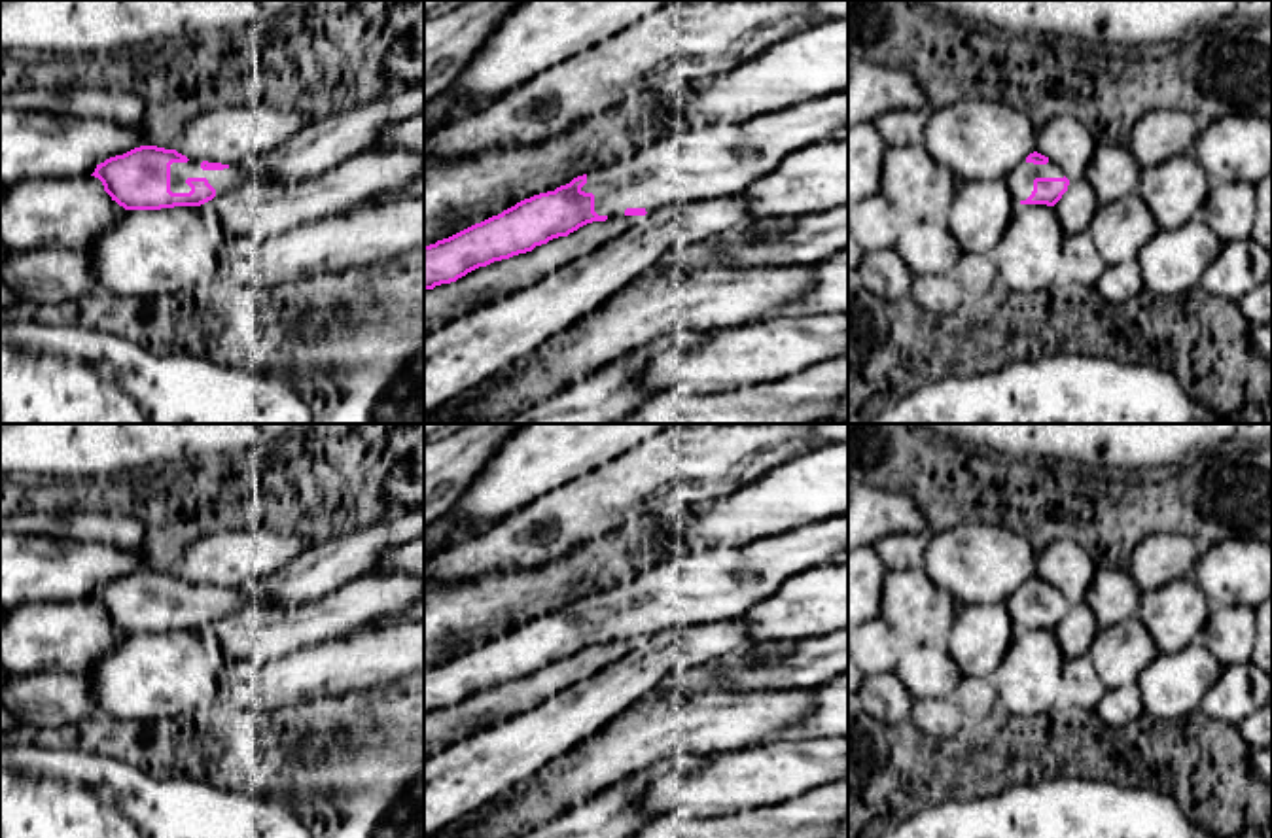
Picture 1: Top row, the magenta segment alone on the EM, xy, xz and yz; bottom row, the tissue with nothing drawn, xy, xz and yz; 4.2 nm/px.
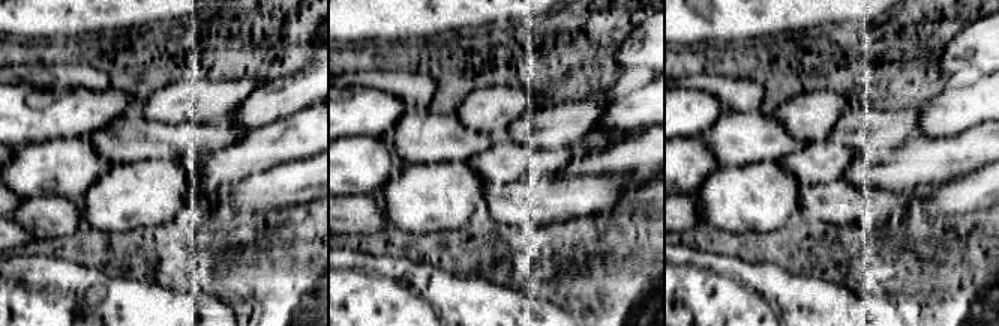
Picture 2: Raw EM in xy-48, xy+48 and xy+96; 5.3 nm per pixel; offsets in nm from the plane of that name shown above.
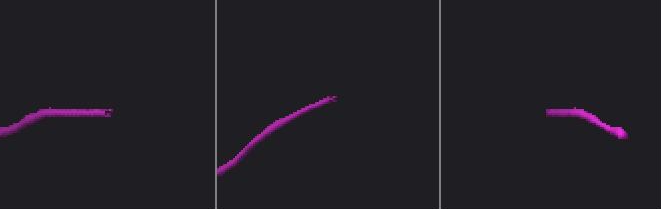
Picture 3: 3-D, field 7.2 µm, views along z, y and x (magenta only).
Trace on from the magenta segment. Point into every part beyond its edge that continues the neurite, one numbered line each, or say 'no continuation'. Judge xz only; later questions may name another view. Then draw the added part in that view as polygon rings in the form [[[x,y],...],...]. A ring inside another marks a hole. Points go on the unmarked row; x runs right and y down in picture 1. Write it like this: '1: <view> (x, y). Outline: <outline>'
1: xz (697, 587). Outline: [[[848,515],[806,524],[744,547],[716,547],[678,552],[651,571],[587,598],[585,617],[594,619],[598,639],[625,639],[627,632],[647,637],[678,624],[712,624],[742,619],[757,602],[770,598],[786,579],[829,564],[848,550]]]

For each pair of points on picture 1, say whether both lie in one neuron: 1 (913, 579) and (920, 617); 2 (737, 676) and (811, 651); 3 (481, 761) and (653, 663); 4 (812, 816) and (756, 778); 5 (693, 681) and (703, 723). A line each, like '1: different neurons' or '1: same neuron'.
1: same neuron
2: same neuron
3: same neuron
4: different neurons
5: different neurons

